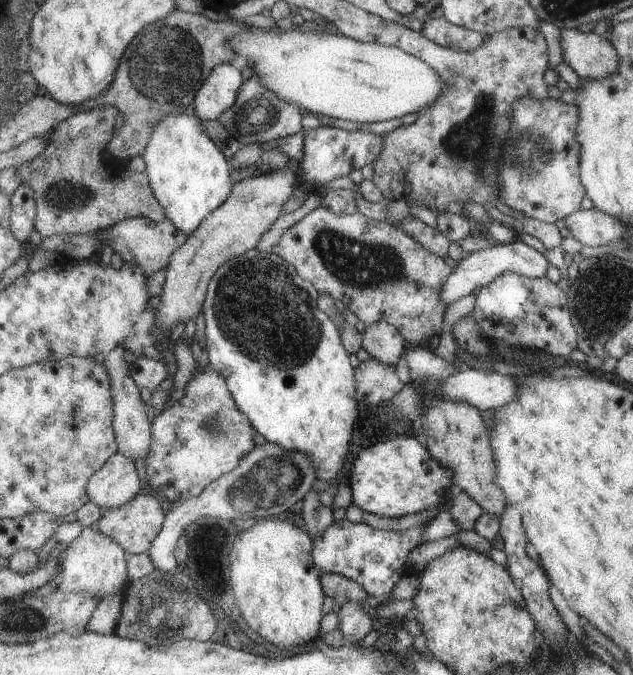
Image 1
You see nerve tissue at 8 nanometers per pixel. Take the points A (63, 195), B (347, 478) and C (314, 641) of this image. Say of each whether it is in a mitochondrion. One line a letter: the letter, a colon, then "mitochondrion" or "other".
A: mitochondrion
B: other
C: other

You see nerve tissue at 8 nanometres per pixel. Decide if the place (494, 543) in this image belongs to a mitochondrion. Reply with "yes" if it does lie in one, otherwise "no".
no

